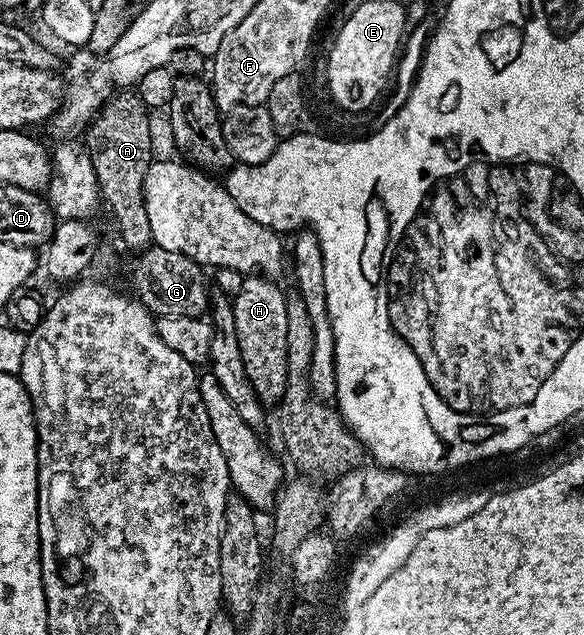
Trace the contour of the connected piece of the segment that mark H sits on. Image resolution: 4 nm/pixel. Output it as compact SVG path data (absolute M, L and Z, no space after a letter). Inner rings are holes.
M248 275L231 298L234 331L238 335L238 348L242 351L242 367L246 367L246 379L250 379L254 395L265 407L279 406L282 395L286 395L288 374L286 293L276 284L275 280L266 277Z

